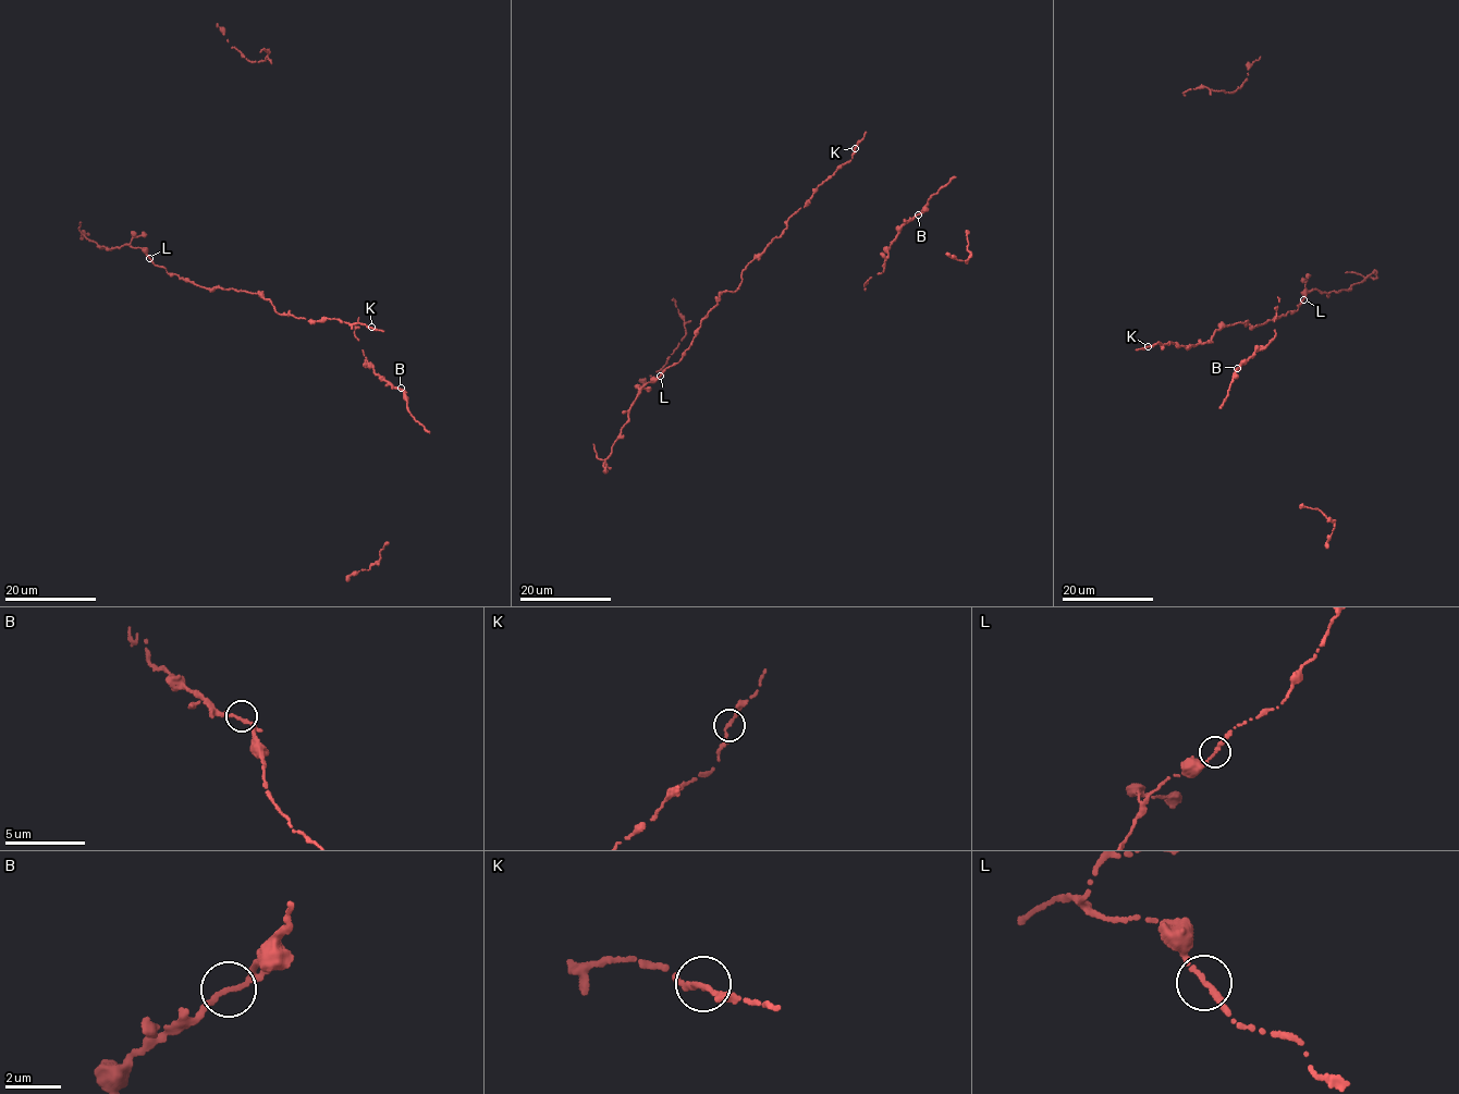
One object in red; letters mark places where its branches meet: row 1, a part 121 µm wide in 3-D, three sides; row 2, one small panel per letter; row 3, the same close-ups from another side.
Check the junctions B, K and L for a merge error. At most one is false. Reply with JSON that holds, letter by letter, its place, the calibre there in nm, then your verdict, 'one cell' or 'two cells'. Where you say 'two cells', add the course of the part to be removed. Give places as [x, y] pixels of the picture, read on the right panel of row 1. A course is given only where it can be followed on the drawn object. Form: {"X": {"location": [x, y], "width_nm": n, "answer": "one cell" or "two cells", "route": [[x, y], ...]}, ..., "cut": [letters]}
{"B": {"location": [1237, 368], "width_nm": 200, "answer": "one cell"}, "K": {"location": [1148, 346], "width_nm": 200, "answer": "one cell"}, "L": {"location": [1303, 299], "width_nm": 200, "answer": "one cell"}, "cut": []}

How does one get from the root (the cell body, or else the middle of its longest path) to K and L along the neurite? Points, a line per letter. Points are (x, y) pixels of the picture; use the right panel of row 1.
K: (1220, 329), (1215, 330), (1211, 342), (1180, 347), (1175, 343), (1162, 345), (1160, 341), (1148, 346)
L: (1220, 329), (1222, 326), (1247, 320), (1245, 326), (1258, 326), (1288, 311), (1295, 311), (1303, 298)

